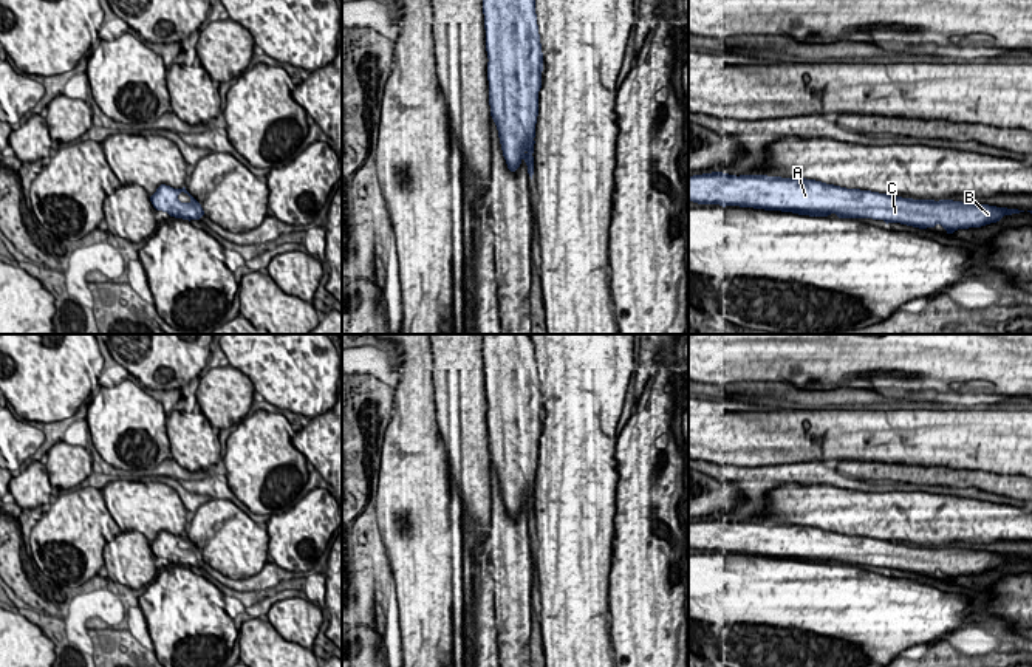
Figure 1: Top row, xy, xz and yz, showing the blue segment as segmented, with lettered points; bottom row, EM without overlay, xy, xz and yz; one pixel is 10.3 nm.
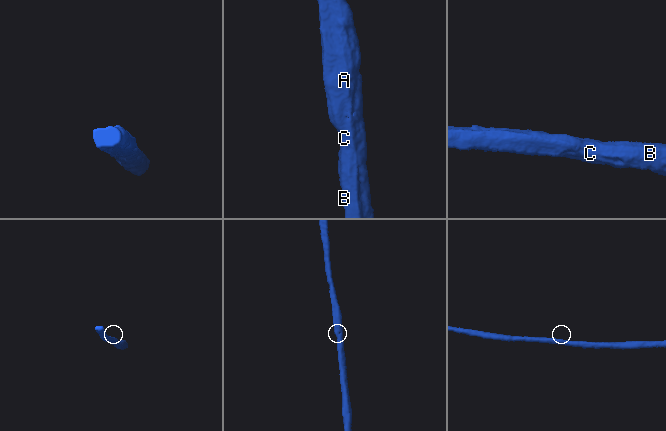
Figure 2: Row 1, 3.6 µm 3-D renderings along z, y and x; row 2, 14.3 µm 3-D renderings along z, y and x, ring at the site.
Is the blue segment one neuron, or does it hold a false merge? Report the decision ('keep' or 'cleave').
keep

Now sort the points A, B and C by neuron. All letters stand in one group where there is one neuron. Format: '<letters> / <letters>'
A B C

